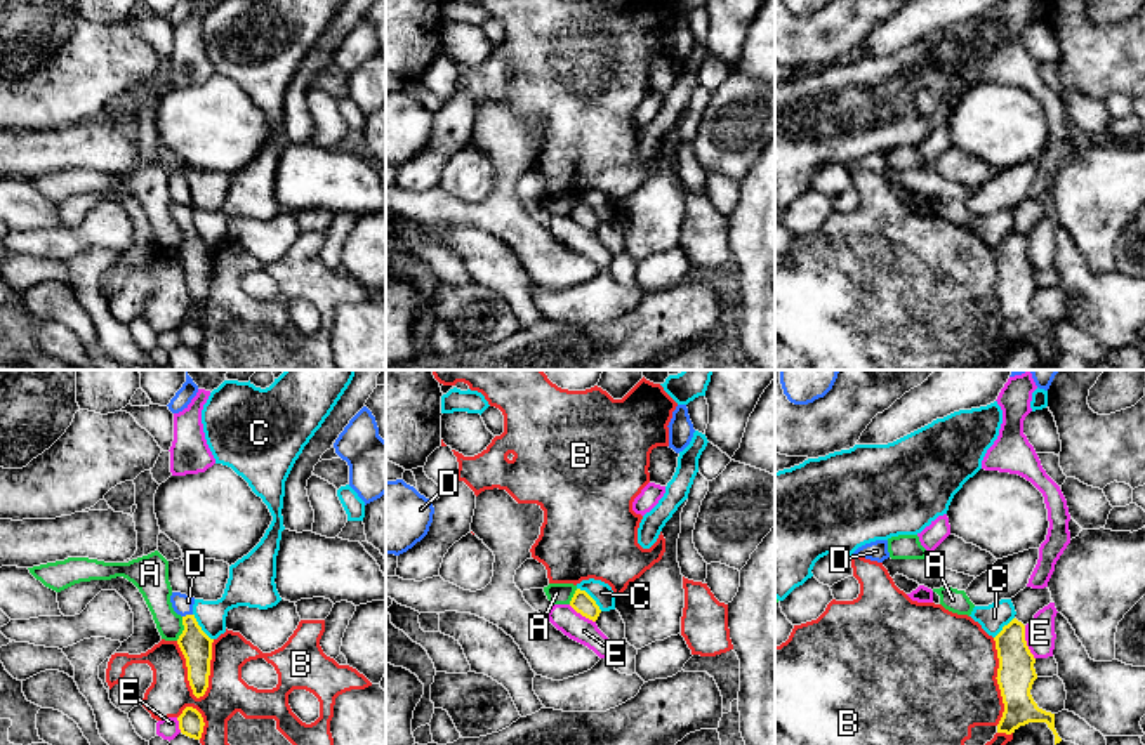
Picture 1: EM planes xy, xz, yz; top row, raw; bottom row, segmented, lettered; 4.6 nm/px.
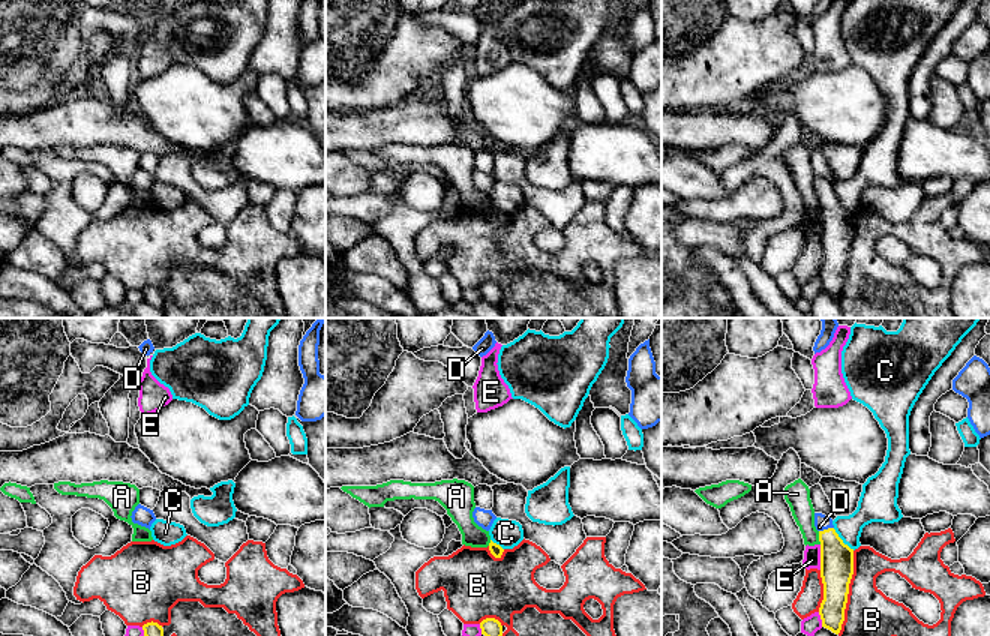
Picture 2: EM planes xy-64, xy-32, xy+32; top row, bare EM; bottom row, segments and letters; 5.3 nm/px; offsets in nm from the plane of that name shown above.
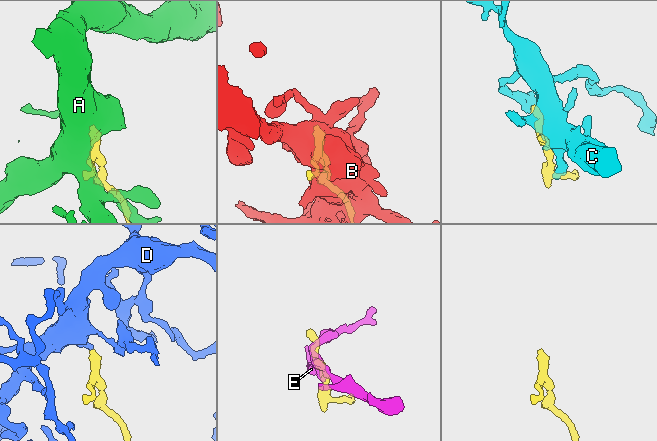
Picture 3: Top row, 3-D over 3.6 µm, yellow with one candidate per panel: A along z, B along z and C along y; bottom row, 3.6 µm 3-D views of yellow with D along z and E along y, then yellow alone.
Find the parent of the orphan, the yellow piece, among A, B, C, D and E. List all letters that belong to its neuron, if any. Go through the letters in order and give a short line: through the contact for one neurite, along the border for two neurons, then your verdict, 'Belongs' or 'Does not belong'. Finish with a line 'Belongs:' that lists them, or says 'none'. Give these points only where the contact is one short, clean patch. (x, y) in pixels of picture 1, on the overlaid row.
A: Line: xy (183, 617), (183, 632), (176, 639). Does not belong
B: Does not belong
C: Does not belong
D: Line: xy (197, 646), (186, 615), (183, 605). Belongs
E: Does not belong
Belongs: D

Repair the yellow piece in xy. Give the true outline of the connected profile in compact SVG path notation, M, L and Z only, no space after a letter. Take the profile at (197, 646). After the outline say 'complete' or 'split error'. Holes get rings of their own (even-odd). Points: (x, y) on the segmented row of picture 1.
M172 592L172 608L182 616L184 630L177 644L186 658L188 681L196 698L203 696L208 688L212 643L193 615L195 597L181 592Z; split error

